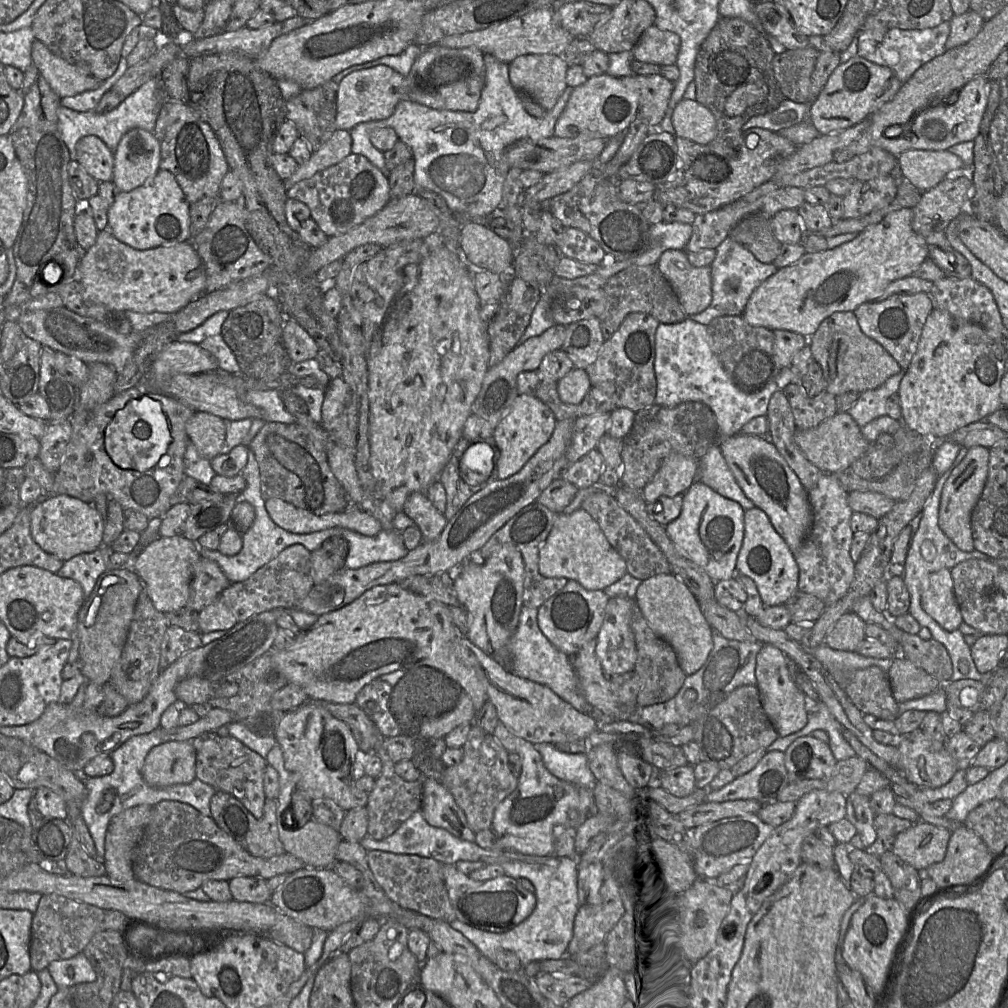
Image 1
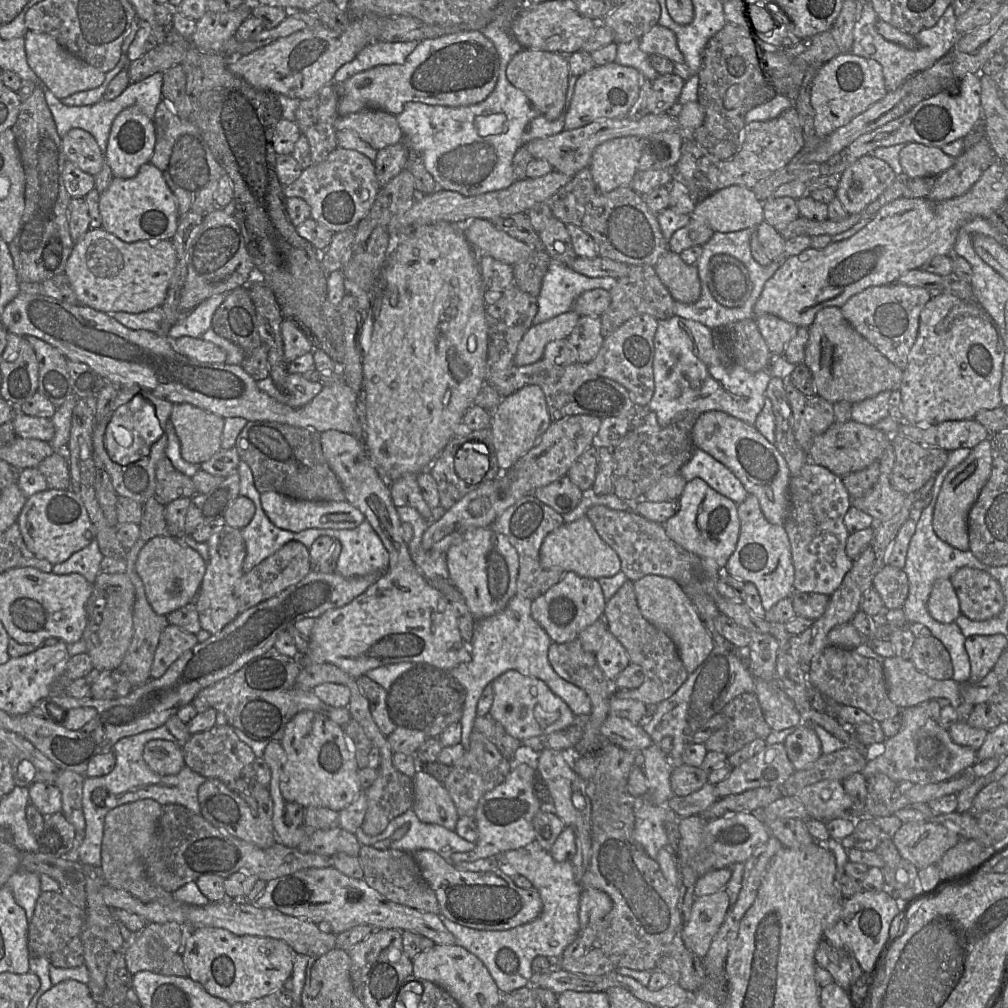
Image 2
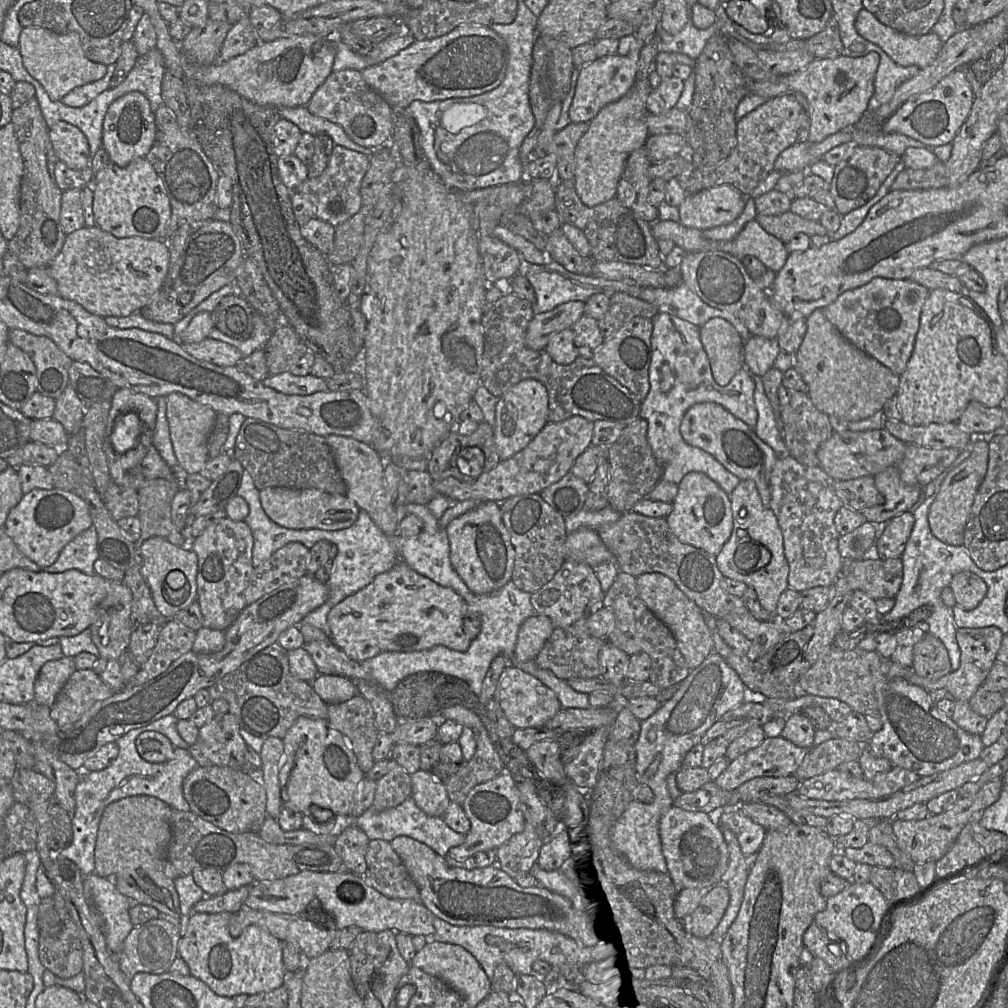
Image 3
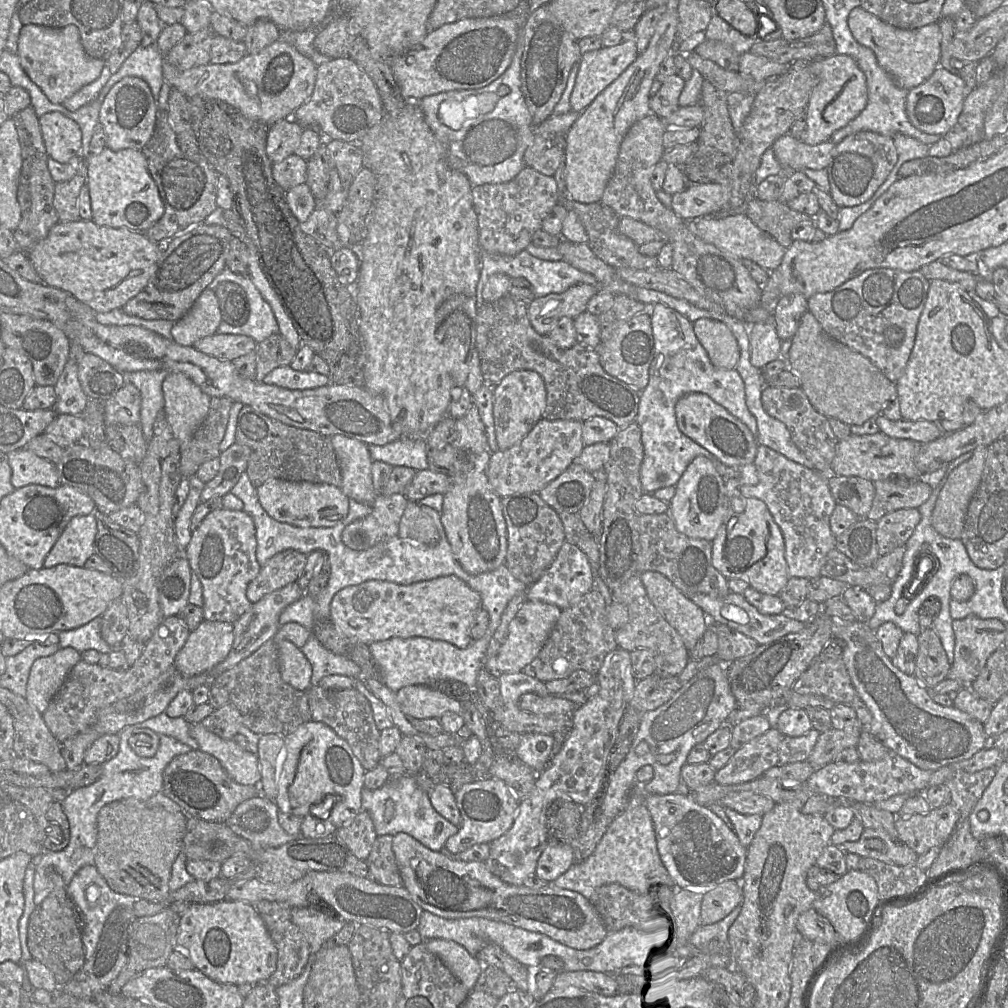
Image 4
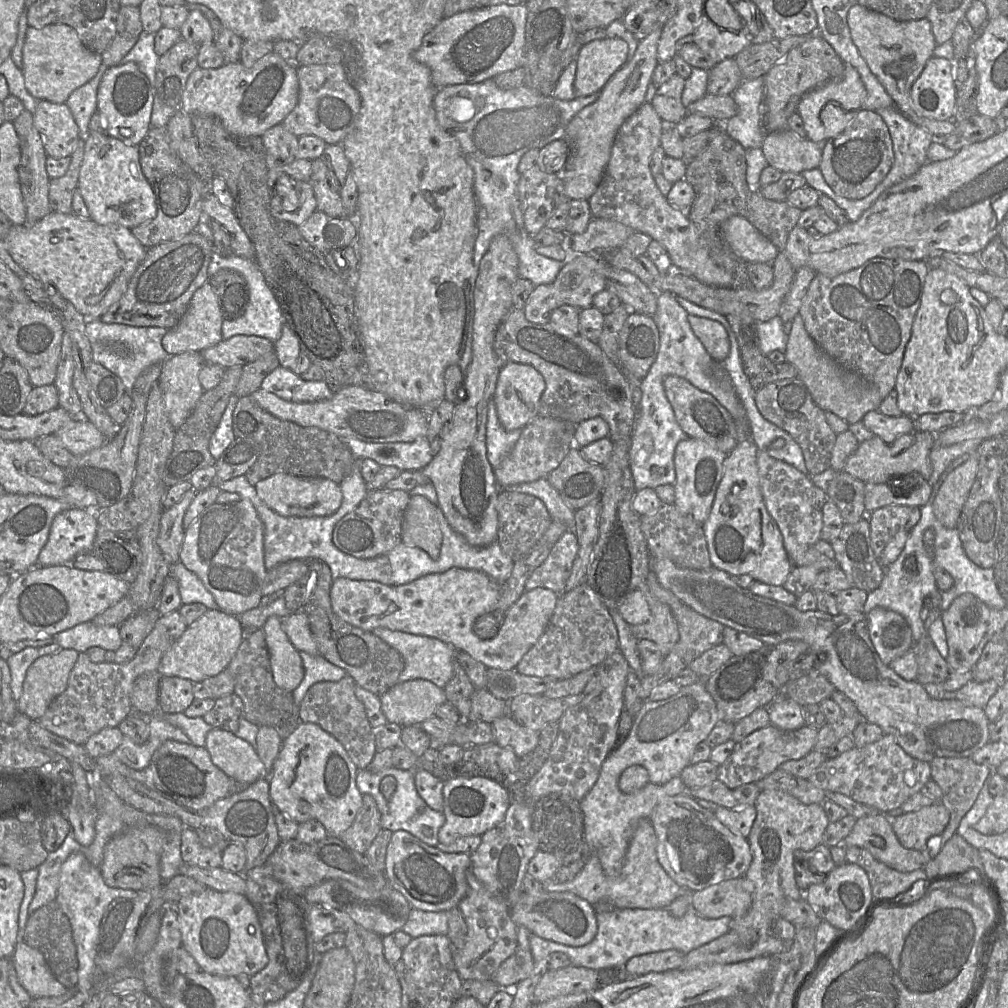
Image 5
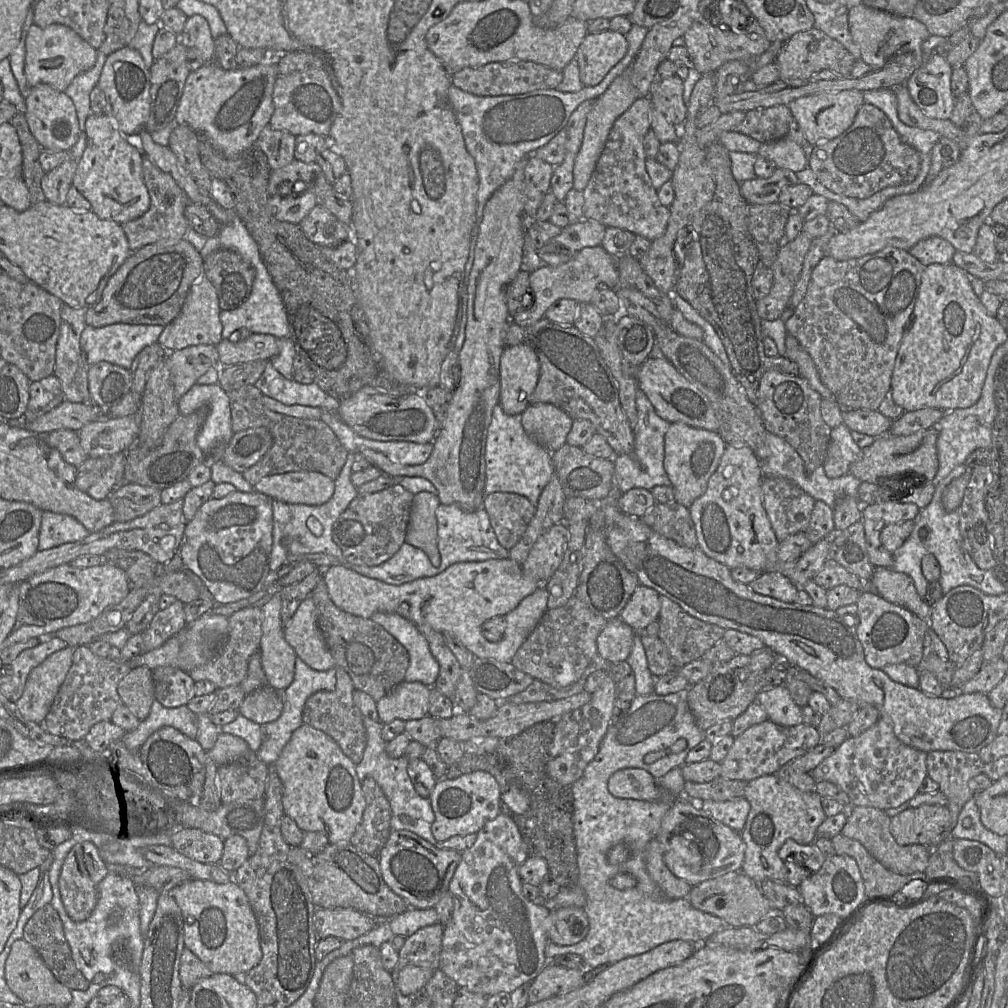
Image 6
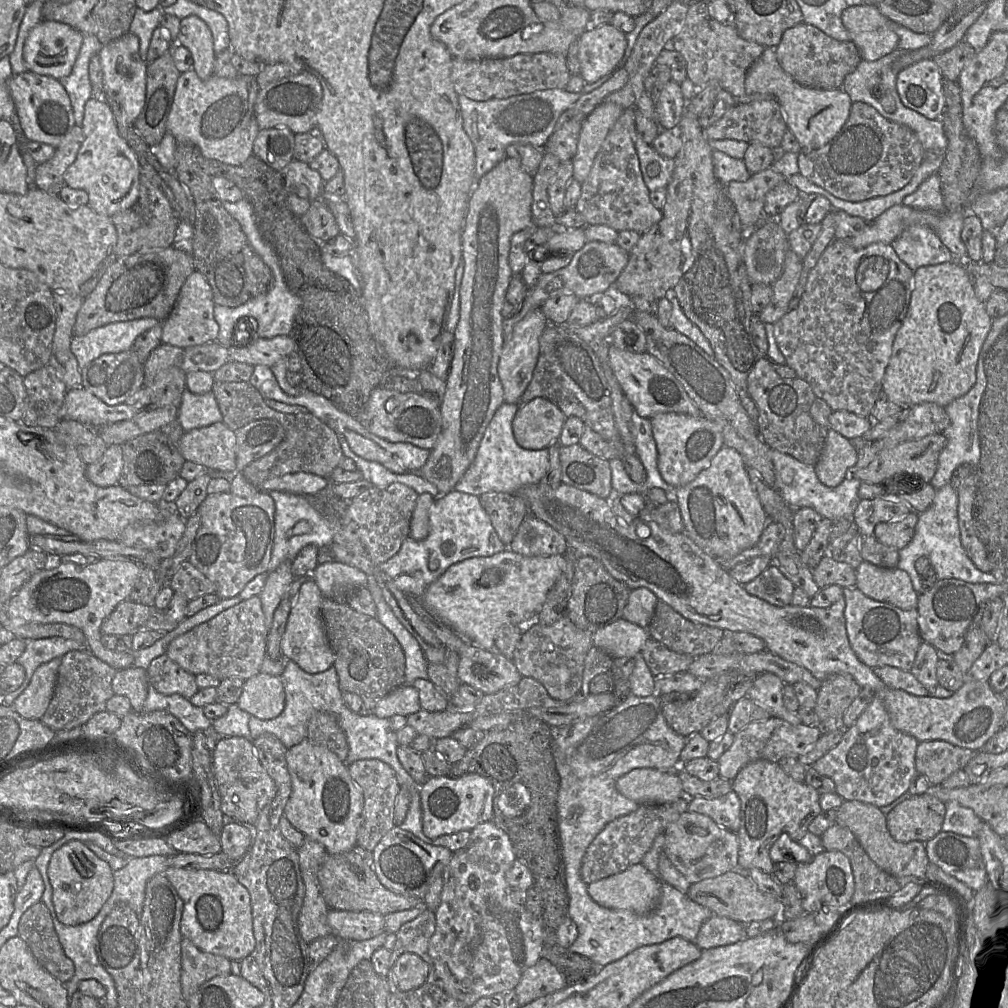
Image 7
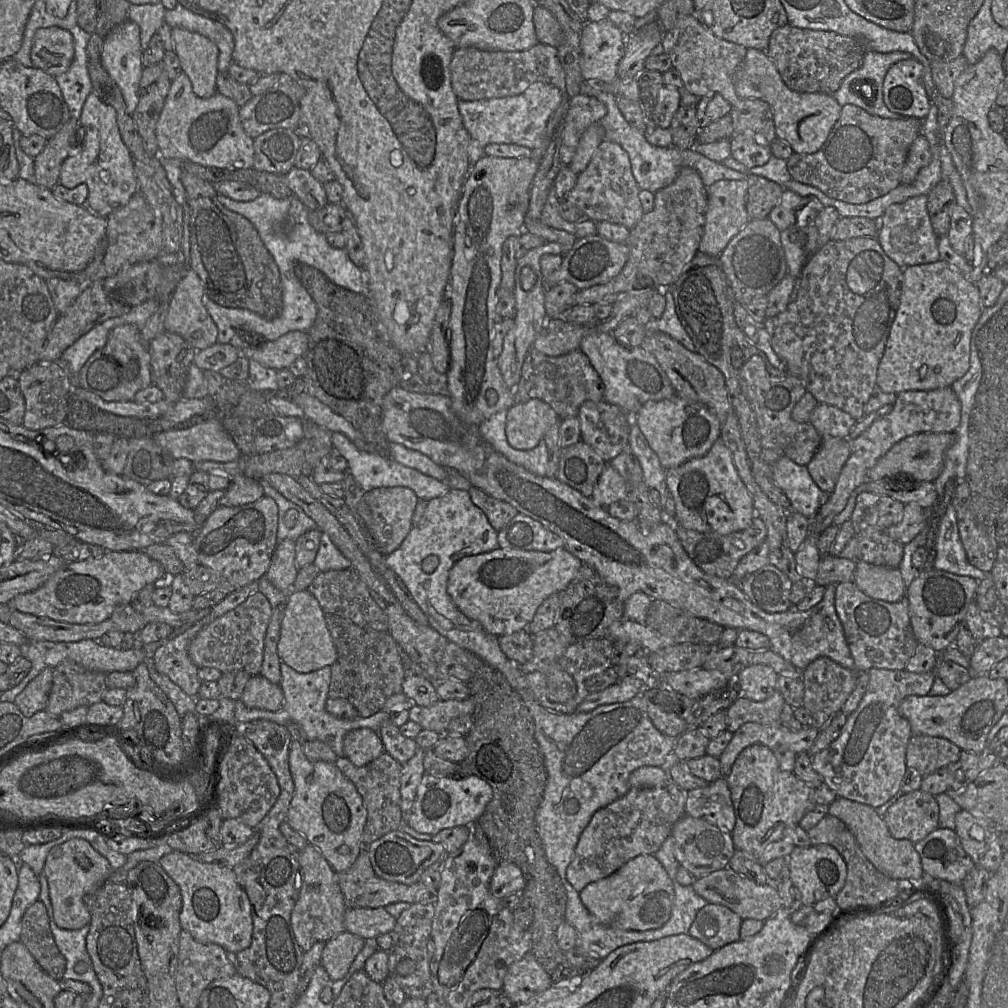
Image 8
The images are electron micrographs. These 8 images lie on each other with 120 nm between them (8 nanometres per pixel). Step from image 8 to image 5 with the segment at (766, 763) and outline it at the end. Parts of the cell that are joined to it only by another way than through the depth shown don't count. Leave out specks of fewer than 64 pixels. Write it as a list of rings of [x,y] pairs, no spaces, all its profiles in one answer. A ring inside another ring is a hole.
[[[780,790],[760,791],[754,806],[757,815],[747,837],[752,861],[745,873],[750,883],[752,904],[744,915],[732,918],[730,922],[730,930],[737,933],[745,946],[752,946],[764,935],[772,933],[771,926],[780,916],[787,899],[798,900],[804,896],[795,880],[794,852],[811,851],[821,844],[829,824],[822,804],[806,805]]]

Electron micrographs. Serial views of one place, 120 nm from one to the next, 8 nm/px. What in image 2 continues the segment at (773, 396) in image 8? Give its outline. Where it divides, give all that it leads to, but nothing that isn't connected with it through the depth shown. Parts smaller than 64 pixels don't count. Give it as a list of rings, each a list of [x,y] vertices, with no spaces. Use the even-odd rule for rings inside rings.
[[[785,380],[784,385],[792,411],[795,439],[808,454],[813,440],[835,423],[833,403],[818,395],[807,396]]]

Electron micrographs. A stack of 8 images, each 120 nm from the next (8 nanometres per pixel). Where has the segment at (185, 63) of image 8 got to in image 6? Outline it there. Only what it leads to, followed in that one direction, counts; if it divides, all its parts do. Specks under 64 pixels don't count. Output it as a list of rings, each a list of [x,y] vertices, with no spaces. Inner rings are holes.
[[[200,15],[189,17],[179,35],[179,43],[187,48],[195,48],[202,54],[205,63],[212,61],[214,40],[207,20]]]

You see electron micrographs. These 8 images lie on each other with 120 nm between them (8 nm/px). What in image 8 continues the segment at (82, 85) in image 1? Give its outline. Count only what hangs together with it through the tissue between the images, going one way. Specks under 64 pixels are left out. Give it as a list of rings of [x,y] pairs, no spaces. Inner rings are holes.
[[[61,27],[38,28],[30,50],[32,67],[55,77],[68,70],[74,57],[72,34]]]

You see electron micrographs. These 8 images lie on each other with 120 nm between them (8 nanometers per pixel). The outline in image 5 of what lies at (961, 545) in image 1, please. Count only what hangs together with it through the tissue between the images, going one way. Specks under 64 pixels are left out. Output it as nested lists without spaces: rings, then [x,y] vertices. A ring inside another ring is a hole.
[[[970,453],[970,457],[962,465],[956,468],[951,472],[946,480],[941,485],[933,504],[933,512],[936,519],[946,528],[953,529],[957,528],[957,524],[961,515],[961,511],[966,502],[968,494],[971,490],[971,487],[974,483],[978,464],[979,464],[979,455],[978,453]]]

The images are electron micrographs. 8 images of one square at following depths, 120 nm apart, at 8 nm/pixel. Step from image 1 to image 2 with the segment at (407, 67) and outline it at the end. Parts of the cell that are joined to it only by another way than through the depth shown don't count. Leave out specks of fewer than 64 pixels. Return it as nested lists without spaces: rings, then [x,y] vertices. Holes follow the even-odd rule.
[[[375,41],[363,48],[350,62],[341,66],[334,75],[336,85],[341,85],[356,73],[378,65],[403,64],[416,48],[417,41],[386,42]]]

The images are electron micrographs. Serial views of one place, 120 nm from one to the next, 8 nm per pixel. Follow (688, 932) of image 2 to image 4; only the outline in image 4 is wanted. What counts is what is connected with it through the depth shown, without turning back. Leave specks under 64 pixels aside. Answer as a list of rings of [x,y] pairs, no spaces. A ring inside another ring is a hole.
[[[726,881],[703,894],[700,924],[714,924],[729,915],[743,901],[740,881]]]

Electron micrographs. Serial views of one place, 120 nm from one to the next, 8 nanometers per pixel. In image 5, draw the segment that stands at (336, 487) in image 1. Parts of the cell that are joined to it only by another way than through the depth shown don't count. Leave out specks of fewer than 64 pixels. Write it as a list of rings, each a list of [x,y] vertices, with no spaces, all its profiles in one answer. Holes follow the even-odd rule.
[[[251,395],[238,398],[233,412],[233,432],[236,438],[249,438],[261,446],[261,455],[245,473],[252,486],[277,473],[326,478],[338,485],[347,475],[347,465],[343,462],[346,446],[336,434],[279,419],[259,406]]]

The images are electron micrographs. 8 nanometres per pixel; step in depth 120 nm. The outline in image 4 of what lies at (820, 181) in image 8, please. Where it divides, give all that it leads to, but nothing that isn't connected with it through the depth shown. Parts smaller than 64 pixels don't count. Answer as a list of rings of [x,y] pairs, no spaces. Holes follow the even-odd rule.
[[[860,131],[845,137],[835,145],[826,167],[829,193],[835,204],[839,208],[853,207],[869,200],[887,179],[897,159],[898,154],[892,137],[871,131]]]

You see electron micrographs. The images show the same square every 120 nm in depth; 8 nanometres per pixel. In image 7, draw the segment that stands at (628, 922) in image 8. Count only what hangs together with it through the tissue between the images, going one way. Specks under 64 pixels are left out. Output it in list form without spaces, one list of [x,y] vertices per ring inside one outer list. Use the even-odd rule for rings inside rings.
[[[637,863],[623,872],[588,884],[587,890],[602,907],[644,915],[656,907],[661,884],[661,878],[653,875],[642,863]]]

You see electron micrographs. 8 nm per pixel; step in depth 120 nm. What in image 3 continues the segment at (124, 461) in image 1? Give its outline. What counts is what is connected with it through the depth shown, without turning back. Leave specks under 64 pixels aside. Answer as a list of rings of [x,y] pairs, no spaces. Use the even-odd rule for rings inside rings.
[[[135,412],[121,414],[114,423],[111,445],[117,453],[126,453],[138,445],[143,431],[143,422]]]

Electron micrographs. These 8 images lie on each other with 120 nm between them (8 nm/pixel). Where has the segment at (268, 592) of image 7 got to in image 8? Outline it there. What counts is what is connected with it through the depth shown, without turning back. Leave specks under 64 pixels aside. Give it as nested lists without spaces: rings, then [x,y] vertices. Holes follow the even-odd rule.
[[[284,540],[277,544],[265,577],[281,591],[292,590],[298,569],[295,564],[296,543]]]

